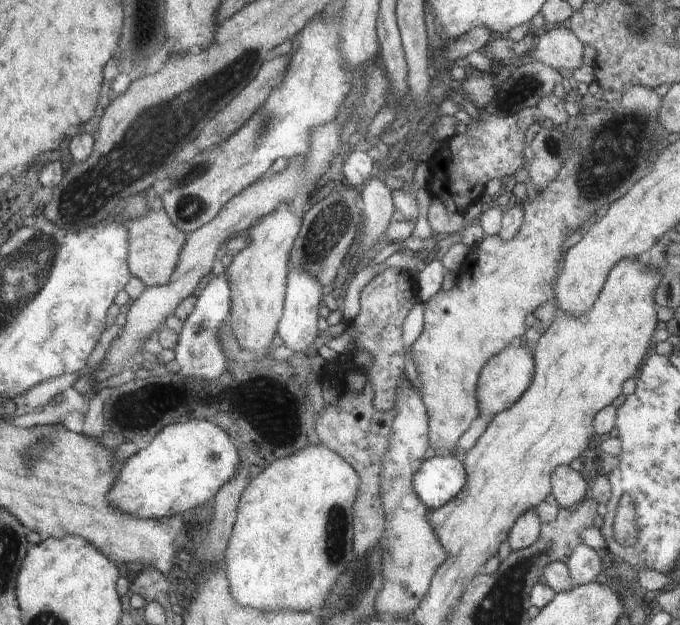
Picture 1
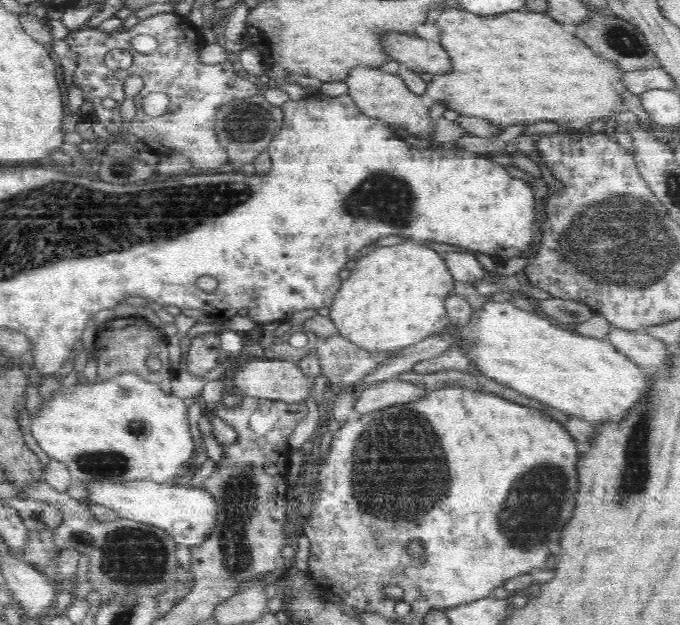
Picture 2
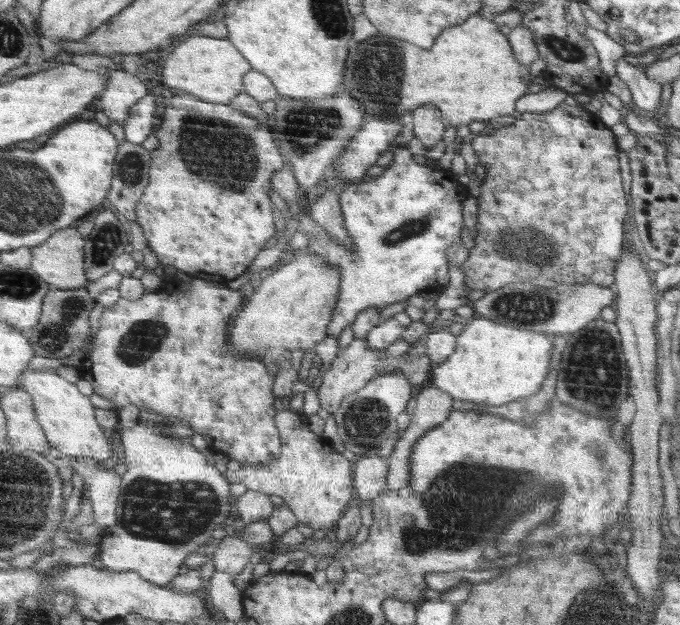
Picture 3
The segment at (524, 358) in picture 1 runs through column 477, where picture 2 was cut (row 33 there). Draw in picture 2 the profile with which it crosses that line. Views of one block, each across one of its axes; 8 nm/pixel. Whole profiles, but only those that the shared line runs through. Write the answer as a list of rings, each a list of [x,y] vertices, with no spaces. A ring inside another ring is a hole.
[[[384,32],[383,35],[383,48],[389,58],[393,61],[400,62],[412,71],[418,74],[428,73],[433,76],[444,75],[453,72],[453,65],[446,49],[431,40],[423,39],[419,36],[412,38],[410,35],[397,34],[396,32]]]

